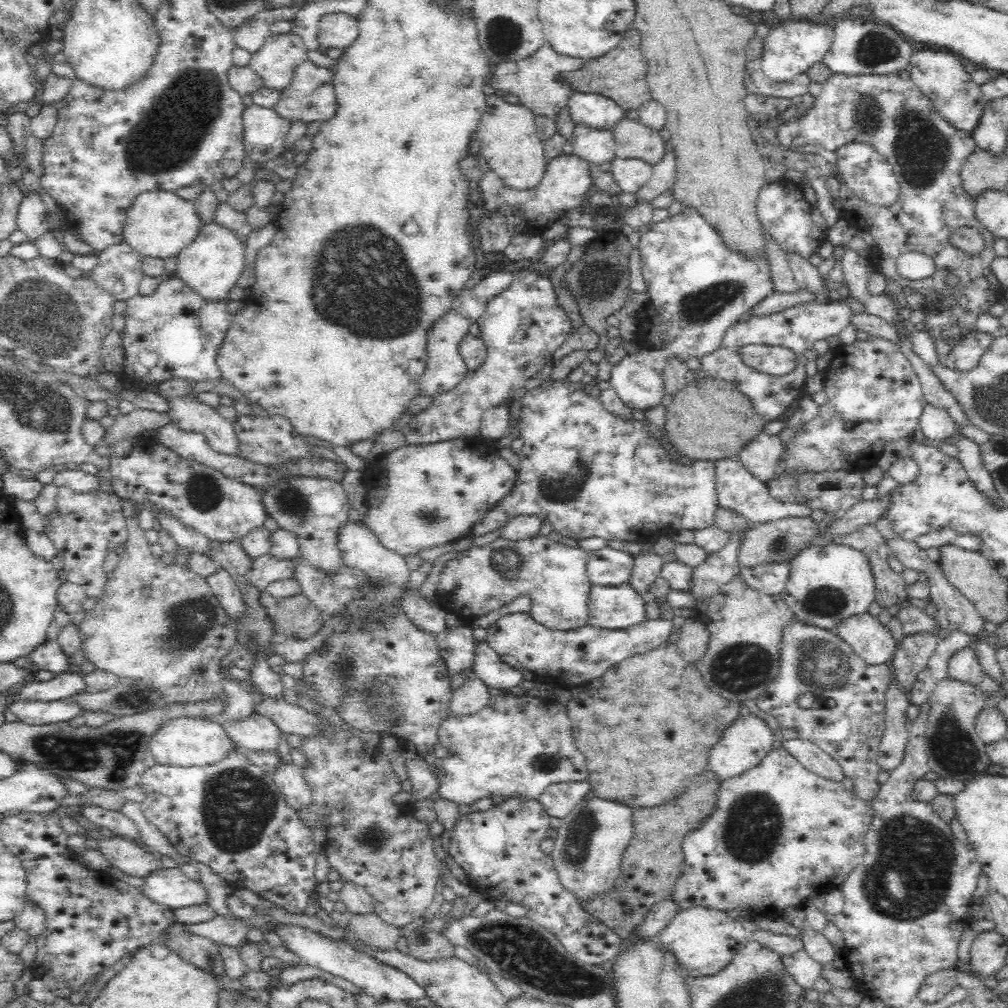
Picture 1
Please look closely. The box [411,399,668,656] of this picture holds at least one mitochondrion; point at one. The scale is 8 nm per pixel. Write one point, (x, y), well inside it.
(564, 483)

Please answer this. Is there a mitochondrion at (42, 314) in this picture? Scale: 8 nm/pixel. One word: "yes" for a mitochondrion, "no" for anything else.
yes

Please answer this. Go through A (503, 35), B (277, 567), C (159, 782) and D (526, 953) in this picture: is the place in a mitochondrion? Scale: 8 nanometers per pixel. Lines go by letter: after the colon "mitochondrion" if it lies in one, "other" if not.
A: mitochondrion
B: other
C: other
D: mitochondrion

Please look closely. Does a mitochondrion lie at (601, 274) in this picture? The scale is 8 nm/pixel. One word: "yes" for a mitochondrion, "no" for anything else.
yes

